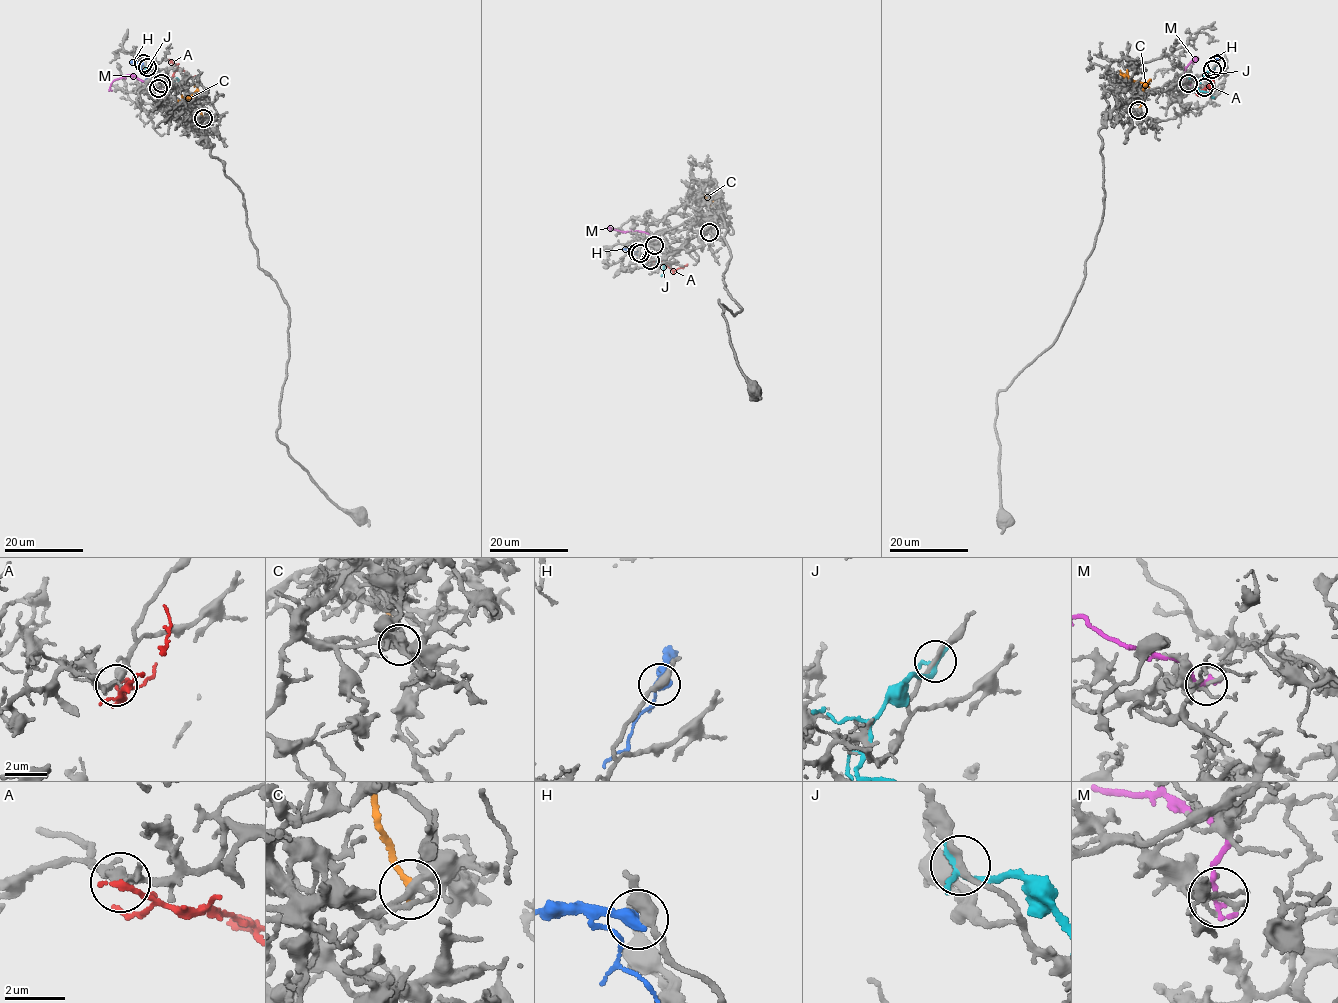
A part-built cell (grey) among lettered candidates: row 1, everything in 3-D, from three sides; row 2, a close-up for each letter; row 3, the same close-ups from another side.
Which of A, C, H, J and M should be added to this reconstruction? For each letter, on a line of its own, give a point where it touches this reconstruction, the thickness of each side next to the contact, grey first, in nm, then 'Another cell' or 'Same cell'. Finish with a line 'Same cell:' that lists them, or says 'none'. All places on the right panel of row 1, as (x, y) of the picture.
A: Touches grey at (1204, 87). Thickness 220 nm (grey) against 200 nm. Another cell
C: Touches grey at (1138, 110). Thickness 240 nm (grey) against 200 nm. Another cell
H: Touches grey at (1216, 64). Thickness 360 nm (grey) against 480 nm. Same cell
J: Touches grey at (1212, 69). Thickness 190 nm (grey) against 340 nm. Another cell
M: Touches grey at (1188, 83). Thickness 280 nm (grey) against 150 nm. Another cell
Same cell: H

